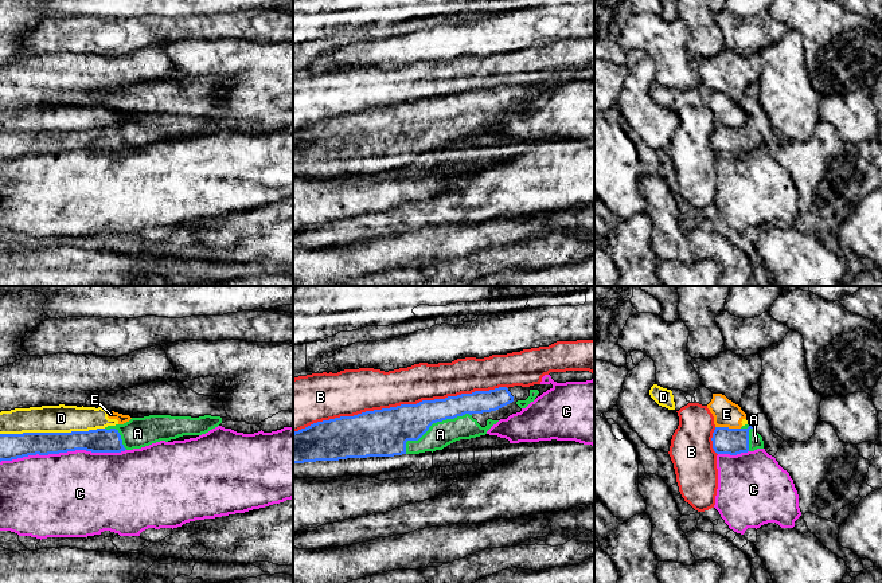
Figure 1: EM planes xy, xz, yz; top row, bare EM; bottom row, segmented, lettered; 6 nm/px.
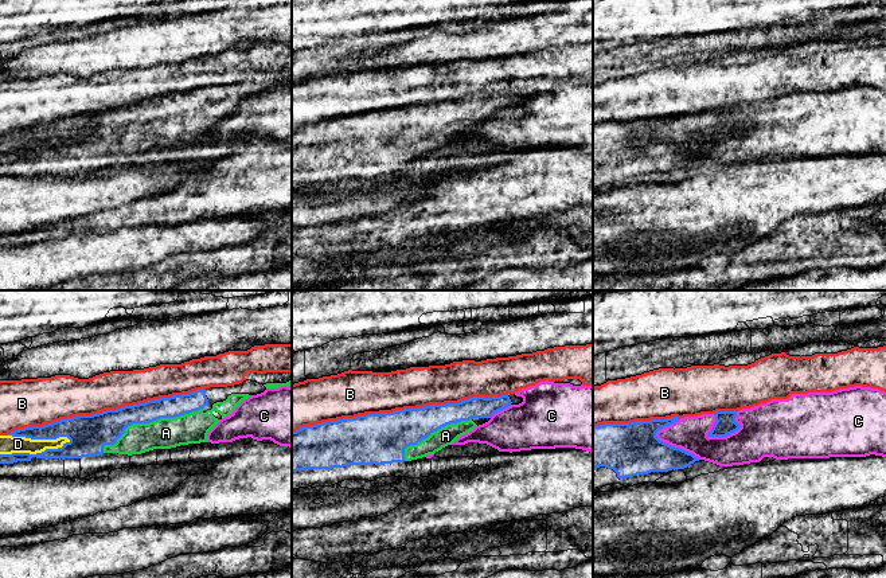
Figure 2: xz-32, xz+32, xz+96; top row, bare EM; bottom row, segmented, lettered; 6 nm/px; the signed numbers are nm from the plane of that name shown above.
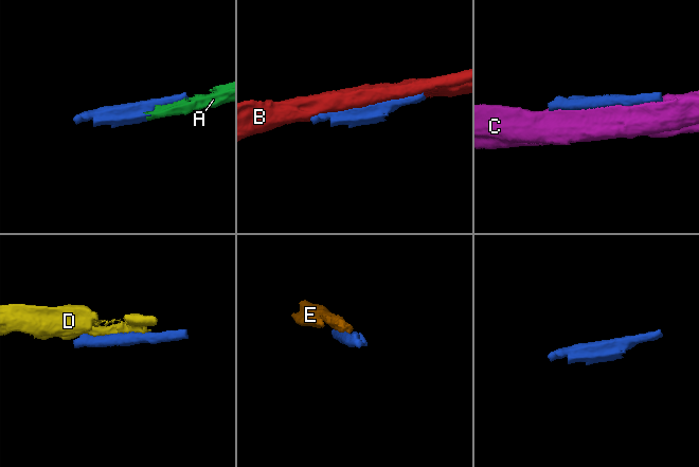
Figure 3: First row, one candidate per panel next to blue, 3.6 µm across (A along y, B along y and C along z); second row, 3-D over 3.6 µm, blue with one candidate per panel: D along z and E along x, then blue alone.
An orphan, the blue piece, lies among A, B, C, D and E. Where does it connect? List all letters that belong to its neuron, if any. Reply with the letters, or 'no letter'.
A

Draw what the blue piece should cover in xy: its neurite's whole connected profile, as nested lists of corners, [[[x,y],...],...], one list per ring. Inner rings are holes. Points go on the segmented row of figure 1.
[[[149,415],[89,431],[0,434],[0,462],[75,450],[121,453],[183,435],[202,435],[220,423],[220,416],[211,415],[199,418]]]

